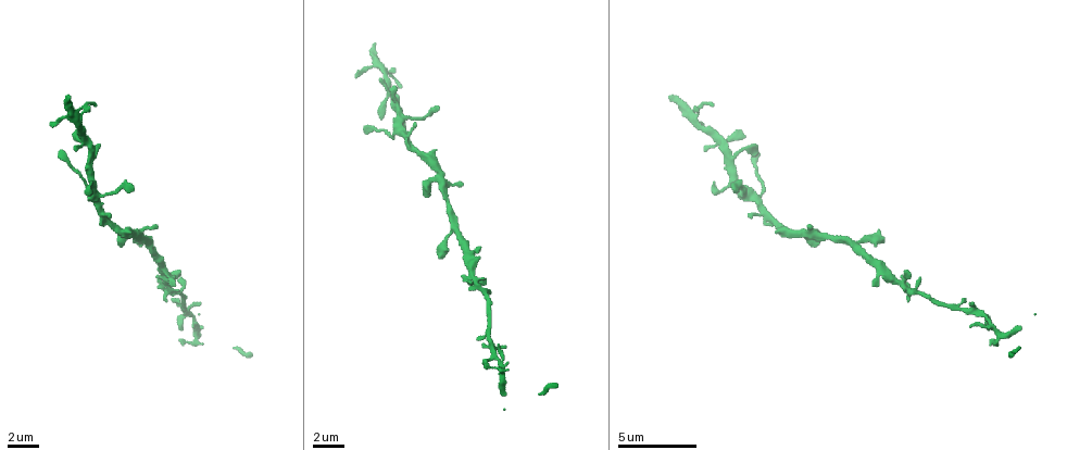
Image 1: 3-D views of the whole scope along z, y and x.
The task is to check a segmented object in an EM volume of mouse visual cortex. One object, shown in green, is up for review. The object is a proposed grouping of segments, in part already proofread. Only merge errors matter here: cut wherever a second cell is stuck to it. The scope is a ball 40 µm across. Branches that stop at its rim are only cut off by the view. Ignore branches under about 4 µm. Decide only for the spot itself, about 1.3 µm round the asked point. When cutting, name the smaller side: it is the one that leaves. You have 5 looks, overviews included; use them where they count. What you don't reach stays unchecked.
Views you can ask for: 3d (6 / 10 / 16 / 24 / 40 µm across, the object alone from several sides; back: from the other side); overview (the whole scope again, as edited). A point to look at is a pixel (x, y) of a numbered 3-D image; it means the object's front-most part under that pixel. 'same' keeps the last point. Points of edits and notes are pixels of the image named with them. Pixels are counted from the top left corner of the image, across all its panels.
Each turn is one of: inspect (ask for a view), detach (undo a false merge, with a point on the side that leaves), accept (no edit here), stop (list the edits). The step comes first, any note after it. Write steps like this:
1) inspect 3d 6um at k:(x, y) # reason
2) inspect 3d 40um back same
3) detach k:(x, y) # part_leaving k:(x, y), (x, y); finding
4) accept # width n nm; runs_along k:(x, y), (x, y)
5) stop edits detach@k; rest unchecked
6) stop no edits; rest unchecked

inspect 3d 10um at 1:(774, 221) # thin neck

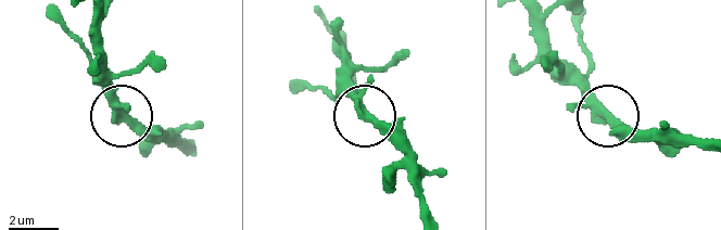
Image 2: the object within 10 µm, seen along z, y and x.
accept # width 340 nm; runs_along 2:(708, 148), (633, 140), (573, 81); continuous, no second cell

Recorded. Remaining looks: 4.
inspect 3d 10um at 1:(854, 244) # three arms meet

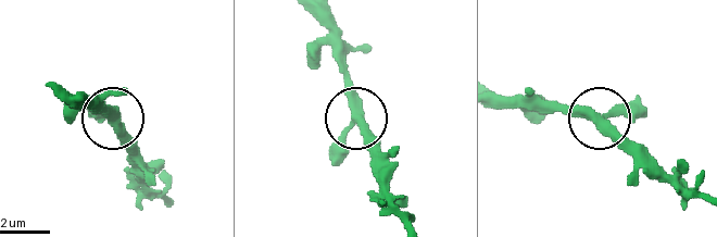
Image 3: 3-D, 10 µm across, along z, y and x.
inspect 3d 10um back at 3:(597, 122)

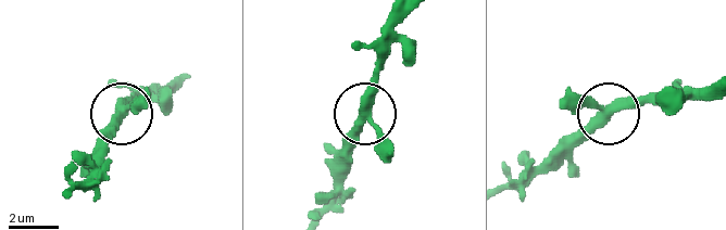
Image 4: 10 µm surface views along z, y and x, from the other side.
accept # side_arm 17 um; runs_along 4:(367, 110), (357, 132), (328, 162); one cell here

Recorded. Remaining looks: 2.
inspect 3d 16um at 1:(914, 294) # two arms in line, one across

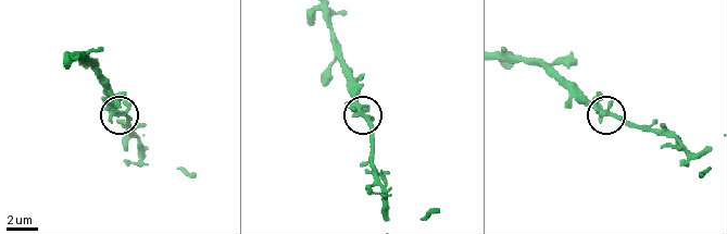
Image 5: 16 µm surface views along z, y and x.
accept # arms 3; runs_along 5:(335, 52), (352, 102), (367, 125), (373, 159); all the same cell

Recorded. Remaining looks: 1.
stop no edits; rest unchecked

